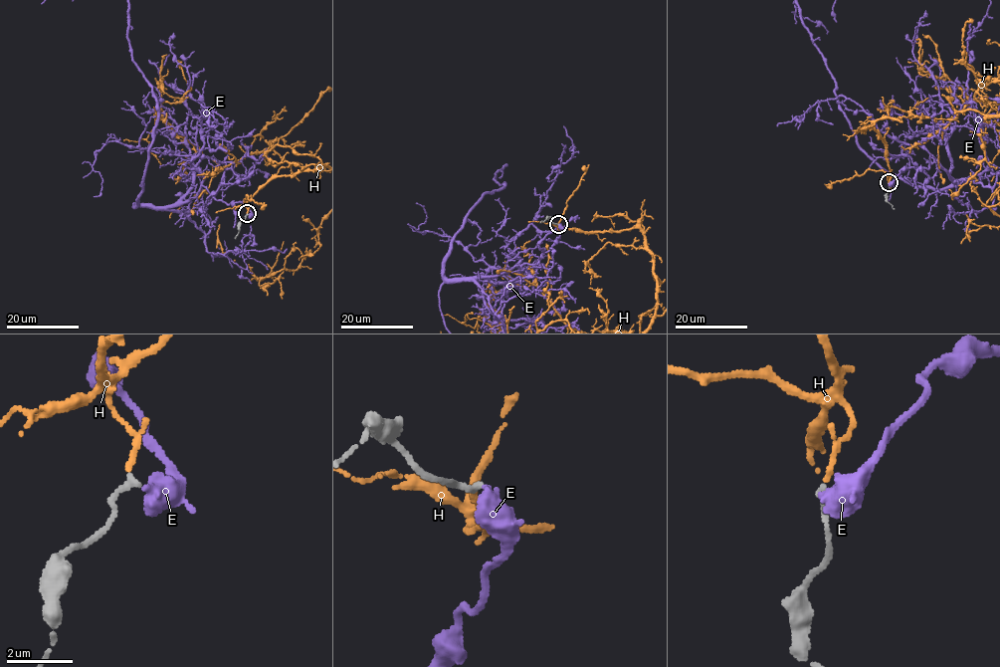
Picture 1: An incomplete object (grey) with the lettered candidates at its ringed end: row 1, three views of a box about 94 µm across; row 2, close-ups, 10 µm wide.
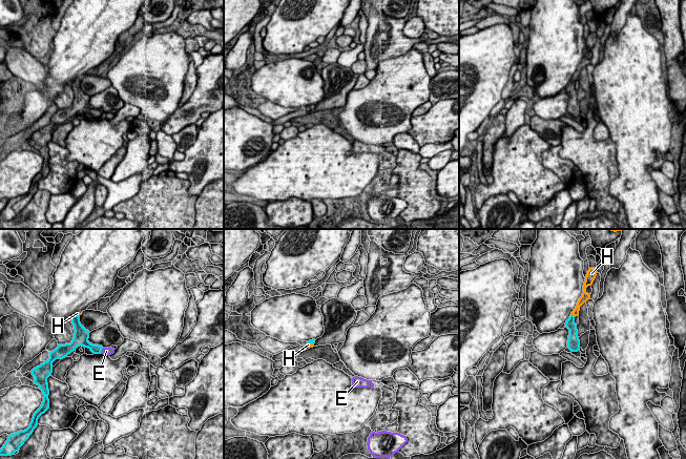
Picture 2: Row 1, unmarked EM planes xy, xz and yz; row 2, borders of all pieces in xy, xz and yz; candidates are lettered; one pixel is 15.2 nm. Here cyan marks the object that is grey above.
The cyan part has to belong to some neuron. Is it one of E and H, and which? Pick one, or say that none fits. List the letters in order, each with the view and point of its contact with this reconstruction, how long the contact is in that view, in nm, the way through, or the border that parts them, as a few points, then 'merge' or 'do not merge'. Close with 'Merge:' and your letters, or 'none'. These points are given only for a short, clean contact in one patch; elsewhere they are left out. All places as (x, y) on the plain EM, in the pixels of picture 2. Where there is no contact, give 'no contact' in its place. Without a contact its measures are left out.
E: meets cyan in xy at (101, 115); contact 100 nm long; border along xy (103, 112), (100, 117); do not merge
H: meets cyan in yz at (573, 80); contact 90 nm long; runs through yz (569, 88), (573, 80), (576, 76); merge
Merge: H

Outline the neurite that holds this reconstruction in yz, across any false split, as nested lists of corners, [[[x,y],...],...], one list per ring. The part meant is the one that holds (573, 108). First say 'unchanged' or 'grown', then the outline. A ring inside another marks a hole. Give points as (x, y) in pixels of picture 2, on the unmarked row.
grown; [[[589,33],[587,39],[585,41],[585,46],[583,49],[583,58],[582,61],[579,63],[576,72],[571,77],[569,83],[565,87],[565,91],[569,95],[568,105],[567,105],[567,112],[573,117],[580,116],[580,105],[578,102],[578,95],[577,89],[575,88],[575,82],[579,80],[580,71],[590,64],[590,59],[586,57],[586,53],[591,50],[596,41],[597,41],[597,34]]]

